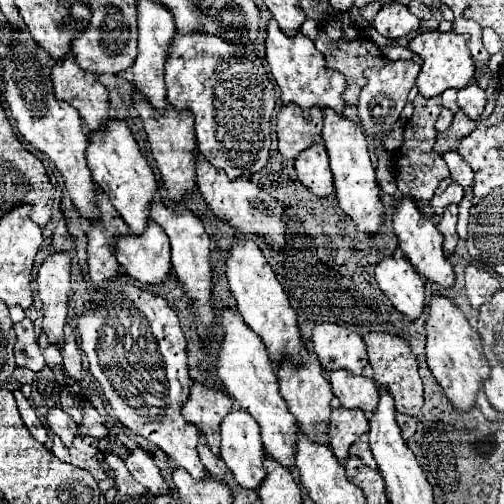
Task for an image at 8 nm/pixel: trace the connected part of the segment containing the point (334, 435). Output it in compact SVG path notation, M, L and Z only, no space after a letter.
M340 406L332 408L328 432L330 432L332 452L344 464L352 442L368 432L366 412L362 412L360 408L352 408L352 410L344 410Z

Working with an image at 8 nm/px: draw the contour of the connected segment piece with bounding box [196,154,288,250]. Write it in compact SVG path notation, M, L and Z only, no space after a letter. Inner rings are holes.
M196 154L196 186L202 192L208 206L212 208L212 212L228 220L234 228L238 228L238 232L262 234L274 250L284 246L284 236L288 230L282 222L282 206L276 200L272 200L264 190L254 186L248 178L230 180L224 170L214 168L208 160L202 160L202 156Z

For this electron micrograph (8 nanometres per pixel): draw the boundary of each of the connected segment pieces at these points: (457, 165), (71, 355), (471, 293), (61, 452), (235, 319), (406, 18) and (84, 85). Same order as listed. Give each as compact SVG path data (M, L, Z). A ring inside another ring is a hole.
M450 150L450 152L444 154L444 160L446 160L448 168L450 168L450 176L452 176L460 186L470 188L474 174L472 174L470 166L462 160L462 156L460 156L456 150Z
M66 324L64 334L66 334L66 340L64 340L64 348L62 348L62 356L64 356L62 366L64 366L64 370L66 370L66 374L70 378L82 380L82 374L84 374L84 370L82 370L82 354L80 354L80 348L76 344L76 336L74 336L70 324Z
M478 266L466 268L466 296L472 308L480 308L496 290L500 290L500 282L490 272Z
M54 438L54 444L52 444L52 452L54 456L58 456L62 462L68 462L68 464L74 464L78 468L84 468L84 470L98 470L100 468L100 462L96 458L98 454L98 446L96 446L96 440L94 438L76 438L72 442L70 448L66 448L62 444L62 440Z
M226 306L222 314L218 314L218 326L224 332L216 358L216 374L222 380L226 392L236 400L236 404L246 410L260 426L262 442L266 452L276 458L282 466L294 466L294 450L296 450L296 420L290 416L286 402L278 390L276 368L262 344L260 336L246 326L242 314L234 306Z
M400 2L384 4L374 18L374 28L384 38L390 38L390 40L406 36L406 34L418 30L418 26L420 26L420 18L414 16L408 10L408 6L400 4Z
M72 54L66 56L66 60L58 60L54 64L52 84L54 84L56 98L70 102L80 112L80 118L88 130L98 130L104 124L104 120L108 120L108 90L98 82L98 78L92 72L78 68Z

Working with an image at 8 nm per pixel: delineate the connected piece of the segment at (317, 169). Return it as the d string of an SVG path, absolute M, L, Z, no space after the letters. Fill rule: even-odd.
M314 142L310 148L306 148L306 152L300 152L294 166L298 172L298 180L304 186L308 186L316 196L322 198L334 192L332 172L324 142Z

